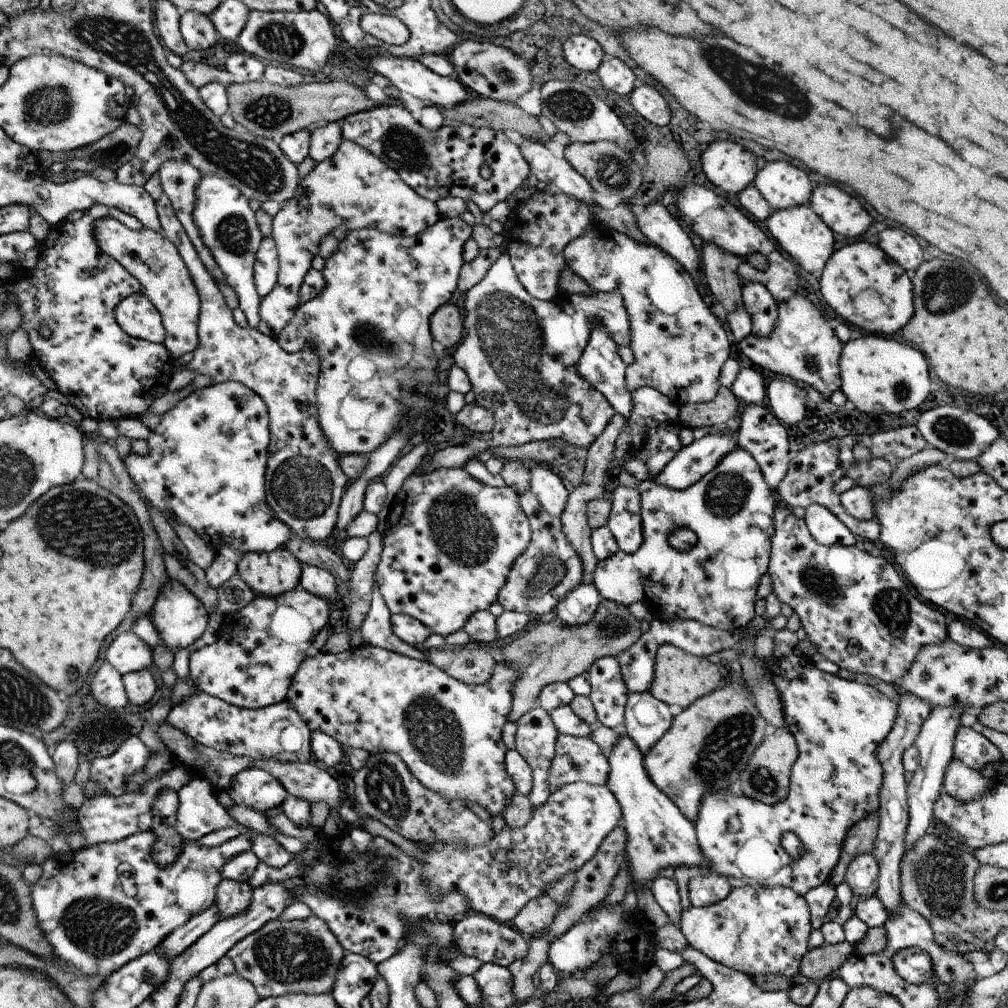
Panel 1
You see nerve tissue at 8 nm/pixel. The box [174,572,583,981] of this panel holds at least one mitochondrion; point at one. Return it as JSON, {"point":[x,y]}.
{"point":[431,727]}

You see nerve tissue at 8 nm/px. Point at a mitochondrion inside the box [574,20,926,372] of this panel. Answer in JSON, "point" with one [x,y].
{"point":[763,87]}

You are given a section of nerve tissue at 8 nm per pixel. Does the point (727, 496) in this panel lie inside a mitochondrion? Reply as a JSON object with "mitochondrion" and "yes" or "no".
{"mitochondrion":"yes"}

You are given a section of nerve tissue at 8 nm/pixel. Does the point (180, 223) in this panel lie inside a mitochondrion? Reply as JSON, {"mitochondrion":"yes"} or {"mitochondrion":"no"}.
{"mitochondrion":"no"}

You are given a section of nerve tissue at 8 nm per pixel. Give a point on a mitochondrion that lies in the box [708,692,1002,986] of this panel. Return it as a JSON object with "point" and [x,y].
{"point":[940,879]}

